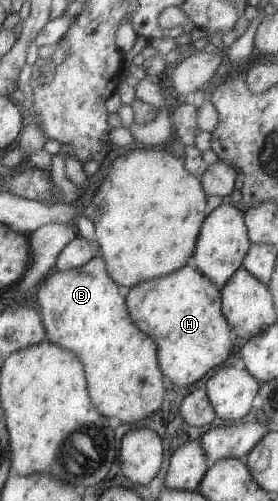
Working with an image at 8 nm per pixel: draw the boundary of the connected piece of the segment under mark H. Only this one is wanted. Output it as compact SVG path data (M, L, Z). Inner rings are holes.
M185 265L183 268L170 272L152 280L144 280L128 290L125 304L132 323L146 336L154 340L158 368L161 374L175 386L190 386L198 382L213 368L222 364L230 354L232 330L224 320L221 312L219 290L194 267Z

